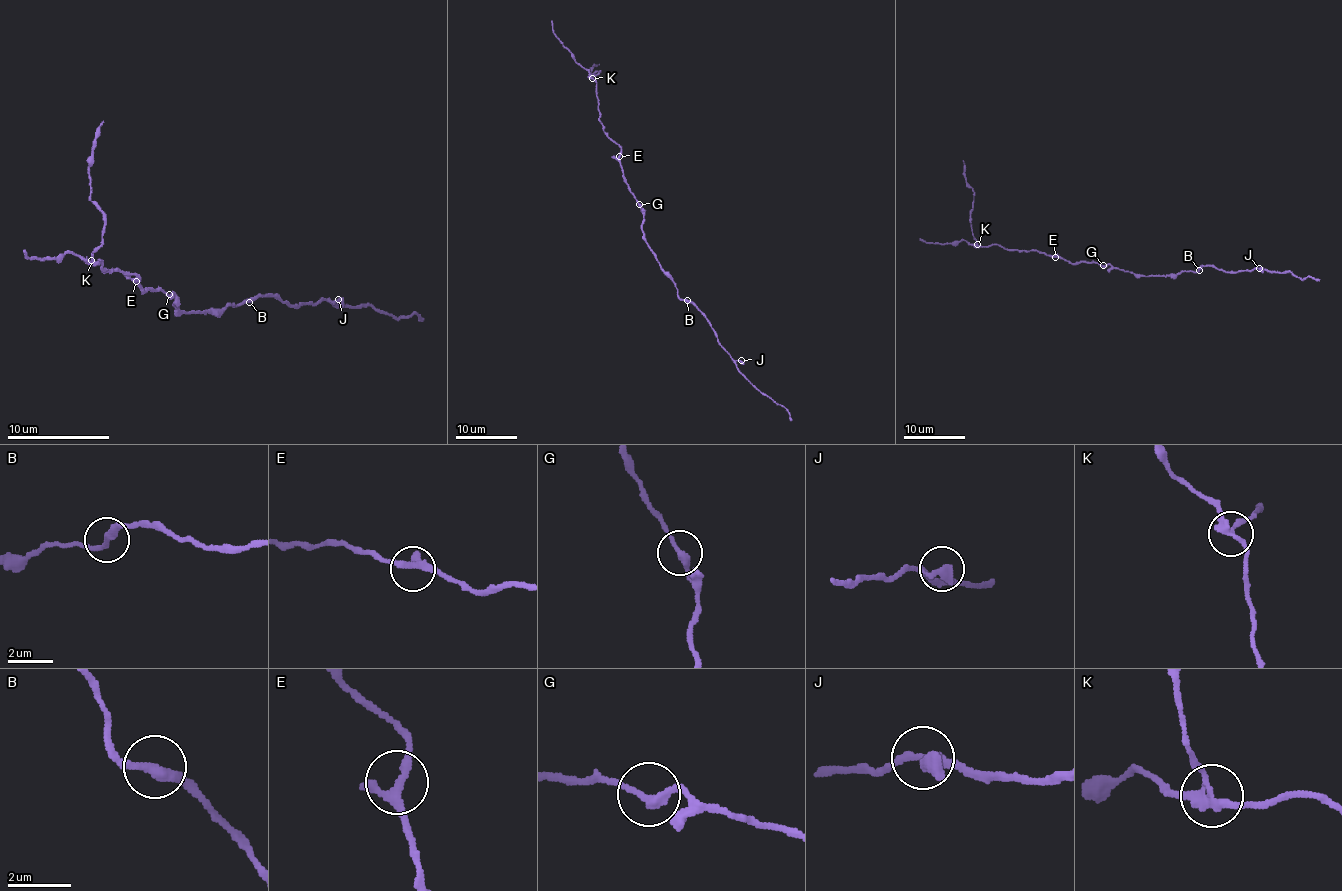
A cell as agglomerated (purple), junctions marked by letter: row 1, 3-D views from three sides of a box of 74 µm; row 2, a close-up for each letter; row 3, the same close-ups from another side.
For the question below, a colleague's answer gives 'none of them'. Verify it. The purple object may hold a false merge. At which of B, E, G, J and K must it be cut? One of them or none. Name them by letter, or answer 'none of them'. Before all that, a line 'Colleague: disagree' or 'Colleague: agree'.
Colleague: disagree
K

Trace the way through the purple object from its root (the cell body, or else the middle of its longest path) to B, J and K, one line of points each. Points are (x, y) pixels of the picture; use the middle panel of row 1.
B: (642, 224), (645, 243), (660, 269), (674, 284), (677, 295), (687, 300)
J: (642, 224), (645, 243), (674, 284), (677, 295), (688, 300), (705, 317), (717, 343), (734, 360), (741, 360)
K: (642, 224), (640, 204), (623, 176), (620, 147), (603, 130), (599, 117), (597, 90), (592, 79)

